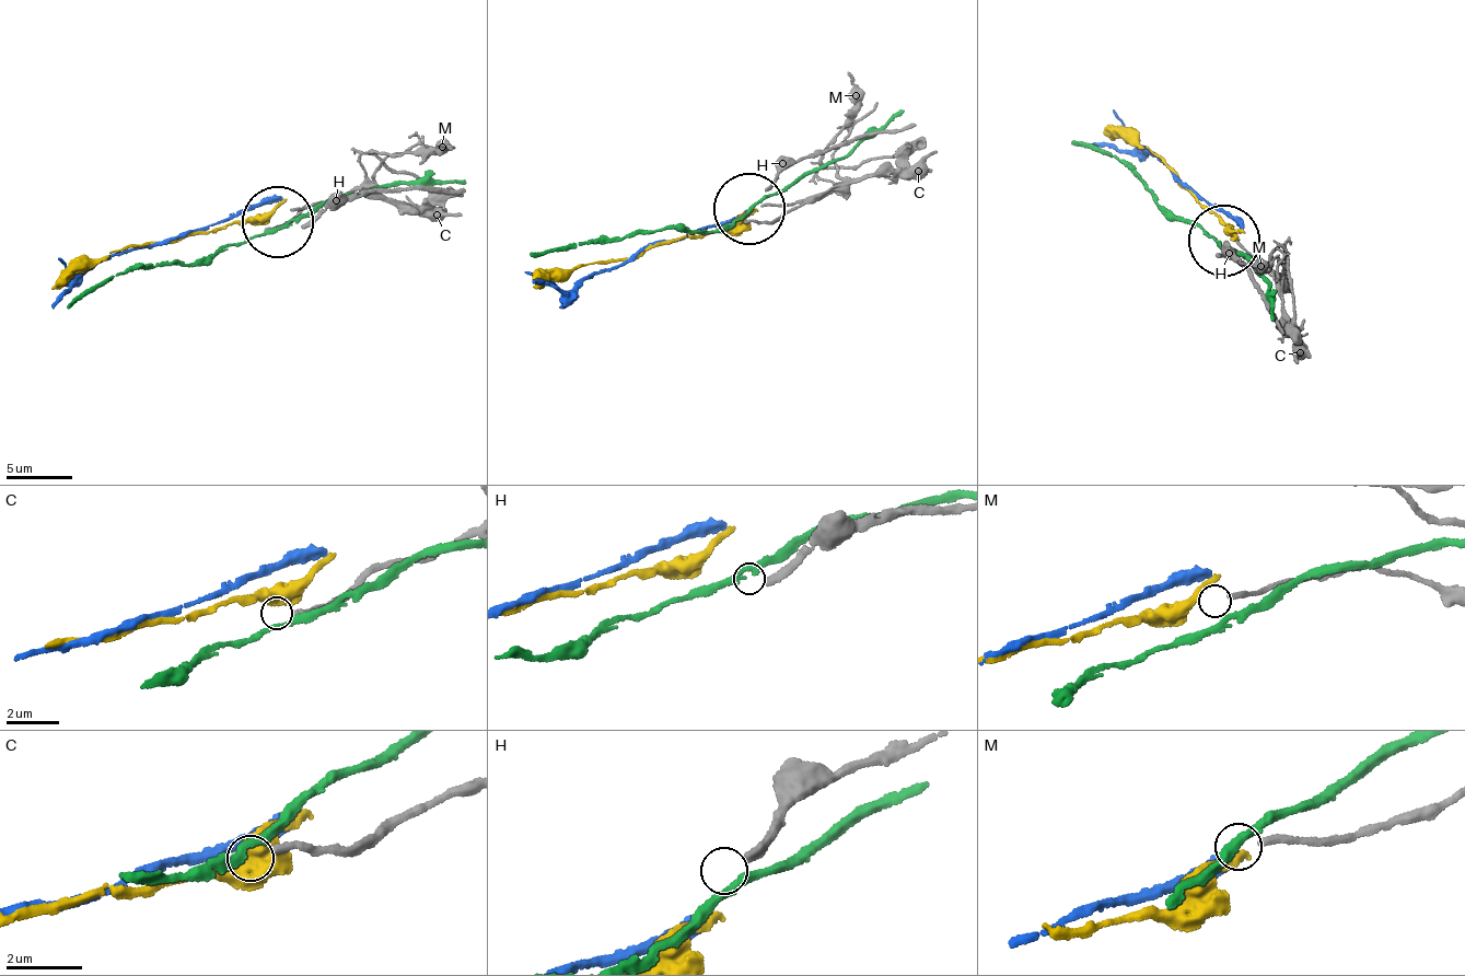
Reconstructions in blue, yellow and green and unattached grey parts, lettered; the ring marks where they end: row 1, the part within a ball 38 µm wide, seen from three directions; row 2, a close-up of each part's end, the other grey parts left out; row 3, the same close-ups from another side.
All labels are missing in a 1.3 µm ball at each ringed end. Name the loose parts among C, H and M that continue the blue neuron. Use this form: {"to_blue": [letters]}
{"to_blue": []}

